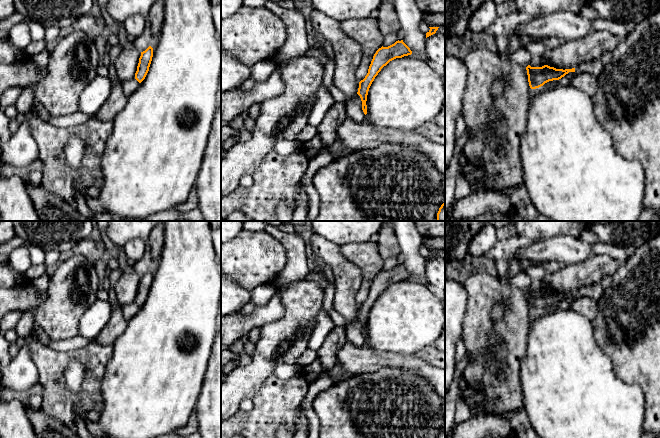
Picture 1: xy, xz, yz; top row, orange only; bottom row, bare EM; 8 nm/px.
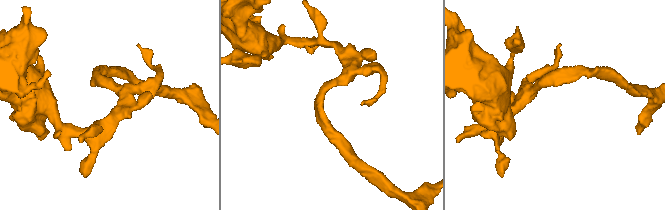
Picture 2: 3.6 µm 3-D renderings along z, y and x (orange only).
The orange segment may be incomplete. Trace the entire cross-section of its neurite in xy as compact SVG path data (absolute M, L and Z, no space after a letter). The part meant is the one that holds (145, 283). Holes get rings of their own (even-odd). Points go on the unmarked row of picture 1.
M149 270L145 275L141 276L141 280L139 282L139 287L137 290L137 295L135 297L135 303L139 307L141 307L145 303L149 295L152 281L153 281L153 272L151 270Z

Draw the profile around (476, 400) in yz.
M466 387L464 391L464 401L468 405L471 415L484 416L486 412L486 396L482 391L475 391Z

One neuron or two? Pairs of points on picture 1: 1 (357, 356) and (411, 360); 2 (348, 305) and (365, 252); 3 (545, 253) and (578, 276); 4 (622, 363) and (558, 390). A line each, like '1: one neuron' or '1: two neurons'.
1: one neuron
2: two neurons
3: two neurons
4: two neurons

